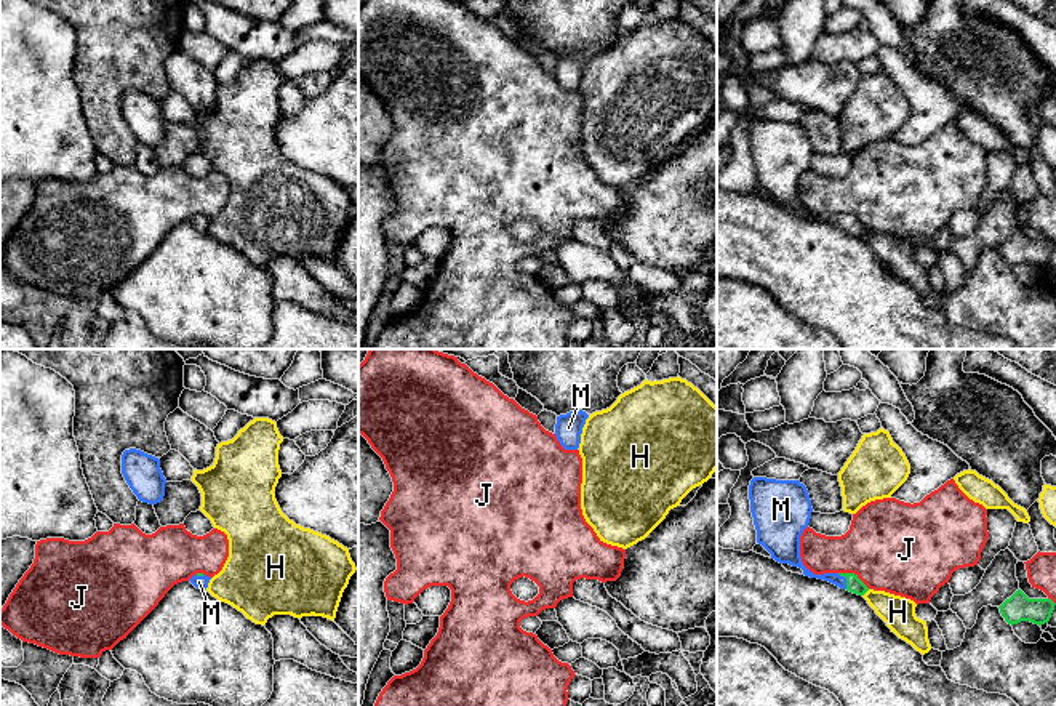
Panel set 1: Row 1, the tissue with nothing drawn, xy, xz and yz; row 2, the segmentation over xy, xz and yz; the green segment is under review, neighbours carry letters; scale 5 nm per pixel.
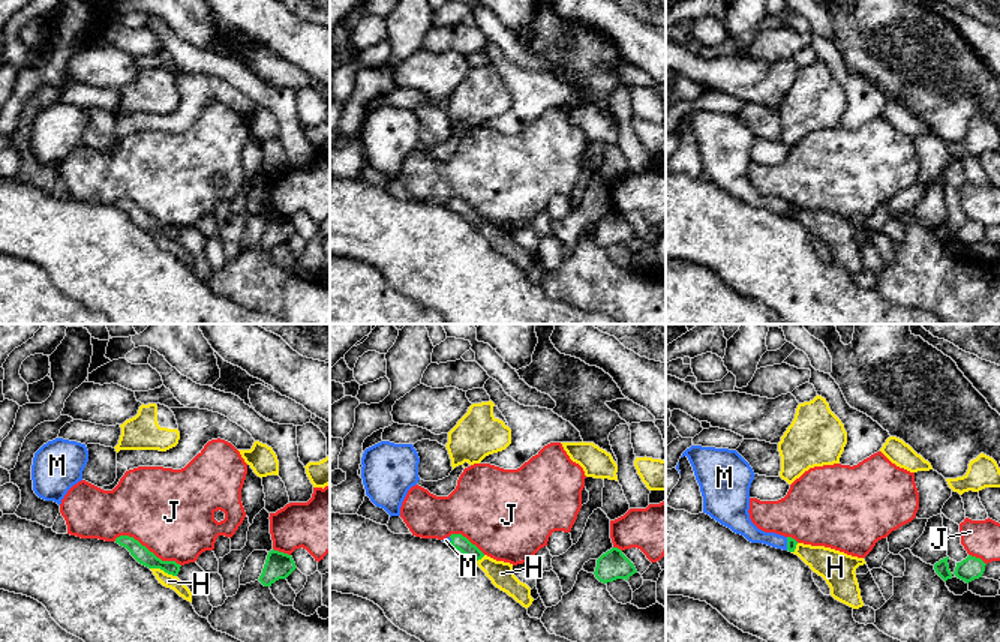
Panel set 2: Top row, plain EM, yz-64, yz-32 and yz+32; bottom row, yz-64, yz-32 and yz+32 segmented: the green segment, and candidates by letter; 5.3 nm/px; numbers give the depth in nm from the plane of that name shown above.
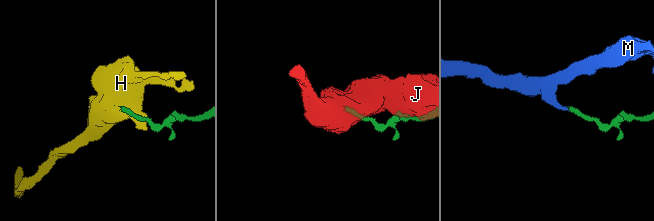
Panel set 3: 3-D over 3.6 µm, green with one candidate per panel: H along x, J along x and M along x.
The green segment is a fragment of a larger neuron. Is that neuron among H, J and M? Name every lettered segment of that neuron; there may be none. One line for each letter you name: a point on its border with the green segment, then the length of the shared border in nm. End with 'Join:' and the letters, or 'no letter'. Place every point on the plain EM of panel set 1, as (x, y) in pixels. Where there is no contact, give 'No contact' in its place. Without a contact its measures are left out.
M: Touches green at yz (847, 221). Shared border 90 nm
Join: M

